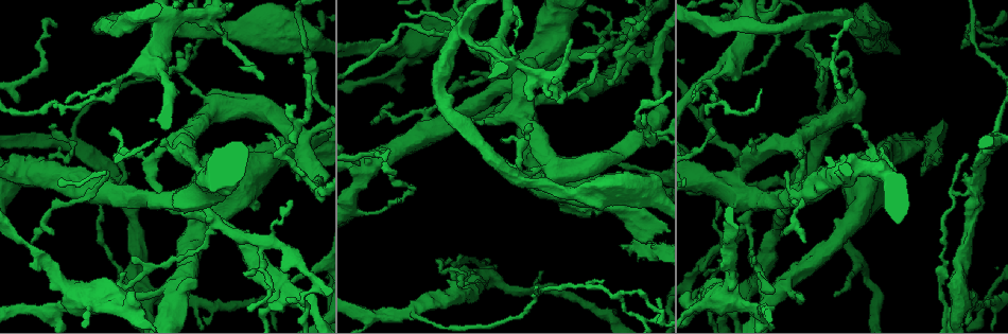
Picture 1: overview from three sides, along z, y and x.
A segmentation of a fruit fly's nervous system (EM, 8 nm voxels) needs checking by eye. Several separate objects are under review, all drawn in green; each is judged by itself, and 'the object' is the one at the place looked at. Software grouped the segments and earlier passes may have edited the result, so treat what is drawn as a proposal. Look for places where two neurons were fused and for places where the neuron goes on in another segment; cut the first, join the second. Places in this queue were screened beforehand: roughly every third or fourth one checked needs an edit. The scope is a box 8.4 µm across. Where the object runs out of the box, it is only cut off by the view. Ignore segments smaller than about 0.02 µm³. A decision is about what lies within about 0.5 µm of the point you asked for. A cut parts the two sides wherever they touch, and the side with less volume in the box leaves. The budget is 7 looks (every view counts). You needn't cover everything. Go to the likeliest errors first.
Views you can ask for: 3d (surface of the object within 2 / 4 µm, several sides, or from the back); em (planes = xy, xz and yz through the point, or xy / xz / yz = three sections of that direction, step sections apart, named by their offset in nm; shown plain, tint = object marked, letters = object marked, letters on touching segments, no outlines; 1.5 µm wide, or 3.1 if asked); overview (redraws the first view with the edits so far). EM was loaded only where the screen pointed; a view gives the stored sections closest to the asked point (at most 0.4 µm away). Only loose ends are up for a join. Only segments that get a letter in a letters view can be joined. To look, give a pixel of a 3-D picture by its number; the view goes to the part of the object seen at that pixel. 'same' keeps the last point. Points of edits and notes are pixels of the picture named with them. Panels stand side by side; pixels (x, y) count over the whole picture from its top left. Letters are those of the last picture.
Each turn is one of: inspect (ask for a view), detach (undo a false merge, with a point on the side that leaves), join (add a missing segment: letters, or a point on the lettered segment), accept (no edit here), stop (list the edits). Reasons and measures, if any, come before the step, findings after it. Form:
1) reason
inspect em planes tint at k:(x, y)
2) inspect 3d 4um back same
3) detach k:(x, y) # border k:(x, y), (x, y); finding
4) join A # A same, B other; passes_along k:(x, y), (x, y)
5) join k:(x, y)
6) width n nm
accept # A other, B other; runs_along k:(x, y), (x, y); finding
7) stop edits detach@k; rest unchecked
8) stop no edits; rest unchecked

sharp bend
inspect 3d 2um at 1:(502, 59)

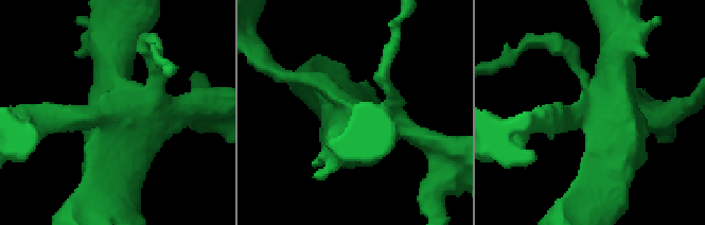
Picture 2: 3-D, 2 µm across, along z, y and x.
inspect em xz step 8 tint at 2:(598, 121)

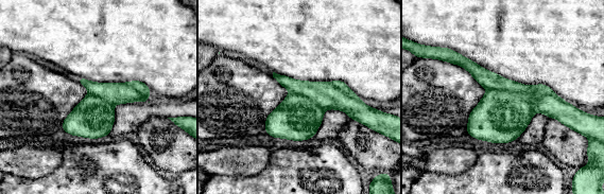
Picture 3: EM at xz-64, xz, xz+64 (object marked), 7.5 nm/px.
another direction
inspect em planes letters same

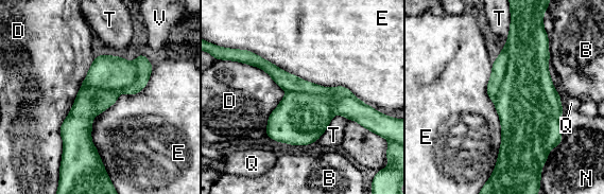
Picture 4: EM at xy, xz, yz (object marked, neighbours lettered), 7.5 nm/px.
width 300 nm; longest_contact E 900 nm
detach 4:(106, 72) # B other, D other, E other, N other, Q other, T other, V other; a second neuron is stuck on

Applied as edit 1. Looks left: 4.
free end
inspect em xy step 4 tint at 1:(730, 80)

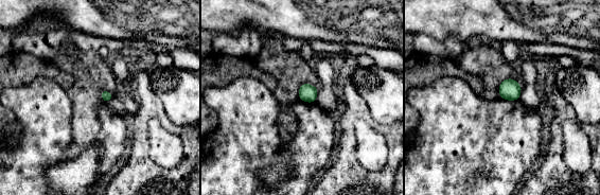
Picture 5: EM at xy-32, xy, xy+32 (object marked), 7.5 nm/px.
cut it another way
inspect em planes letters same

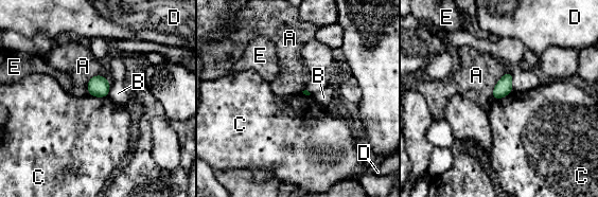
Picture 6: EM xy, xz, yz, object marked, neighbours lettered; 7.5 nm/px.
accept # A other, B other, C other, D other, E other; border 6:(89, 93), (95, 96), (107, 95); no lettered segment goes on from it

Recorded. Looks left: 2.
stop edits detach@4; rest unchecked

